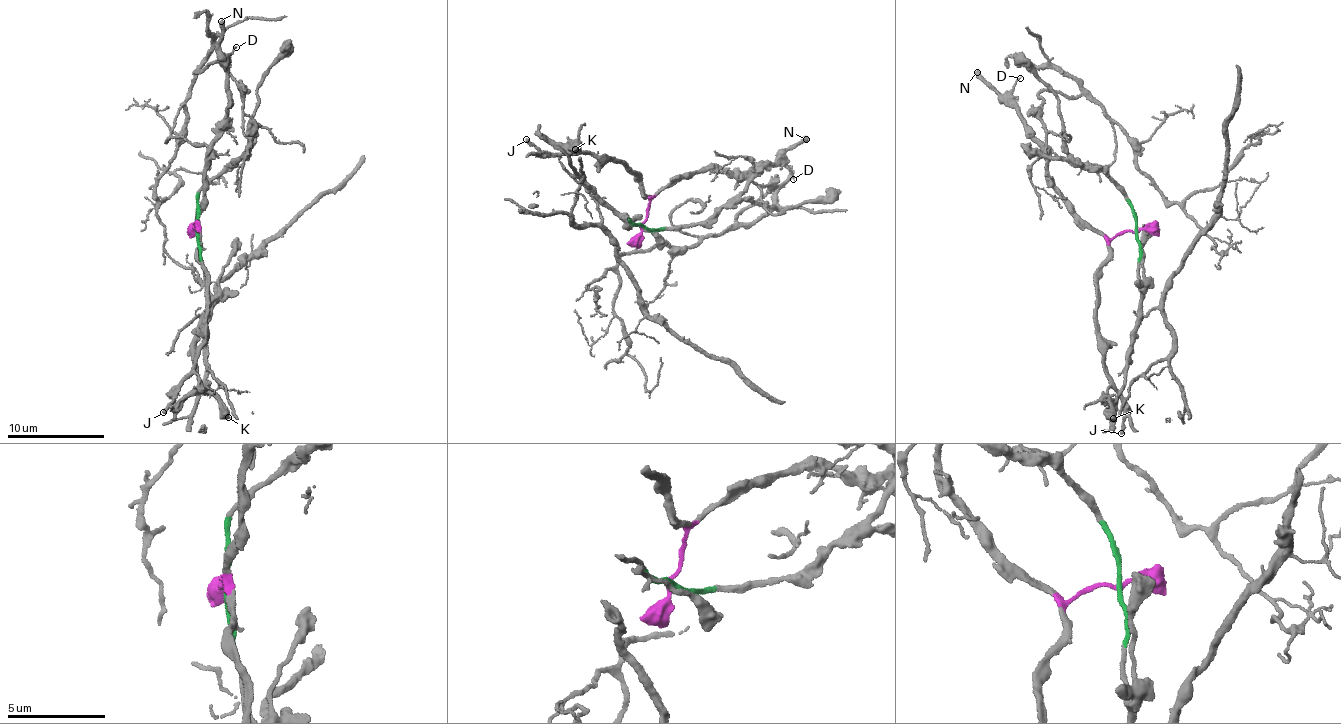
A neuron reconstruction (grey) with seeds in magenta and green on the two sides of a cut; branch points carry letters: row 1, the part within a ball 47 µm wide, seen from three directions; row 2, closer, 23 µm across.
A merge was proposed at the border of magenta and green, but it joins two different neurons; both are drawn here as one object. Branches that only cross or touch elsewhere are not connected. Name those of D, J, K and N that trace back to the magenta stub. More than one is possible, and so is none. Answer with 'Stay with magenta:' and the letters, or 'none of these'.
Stay with magenta: D, J, N

